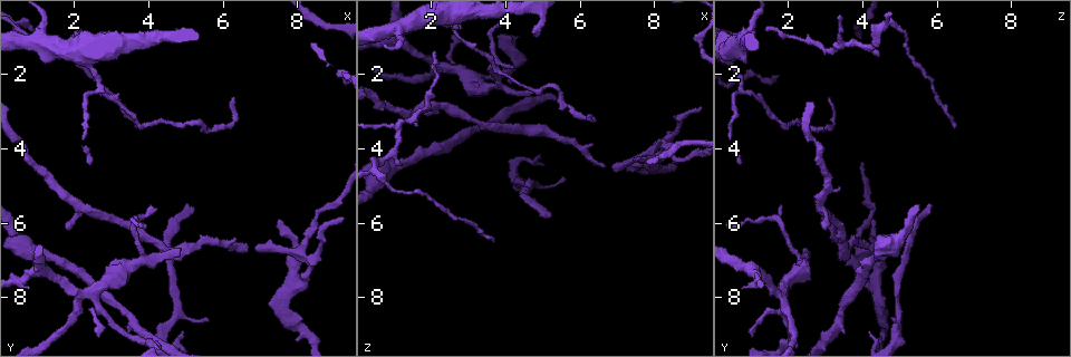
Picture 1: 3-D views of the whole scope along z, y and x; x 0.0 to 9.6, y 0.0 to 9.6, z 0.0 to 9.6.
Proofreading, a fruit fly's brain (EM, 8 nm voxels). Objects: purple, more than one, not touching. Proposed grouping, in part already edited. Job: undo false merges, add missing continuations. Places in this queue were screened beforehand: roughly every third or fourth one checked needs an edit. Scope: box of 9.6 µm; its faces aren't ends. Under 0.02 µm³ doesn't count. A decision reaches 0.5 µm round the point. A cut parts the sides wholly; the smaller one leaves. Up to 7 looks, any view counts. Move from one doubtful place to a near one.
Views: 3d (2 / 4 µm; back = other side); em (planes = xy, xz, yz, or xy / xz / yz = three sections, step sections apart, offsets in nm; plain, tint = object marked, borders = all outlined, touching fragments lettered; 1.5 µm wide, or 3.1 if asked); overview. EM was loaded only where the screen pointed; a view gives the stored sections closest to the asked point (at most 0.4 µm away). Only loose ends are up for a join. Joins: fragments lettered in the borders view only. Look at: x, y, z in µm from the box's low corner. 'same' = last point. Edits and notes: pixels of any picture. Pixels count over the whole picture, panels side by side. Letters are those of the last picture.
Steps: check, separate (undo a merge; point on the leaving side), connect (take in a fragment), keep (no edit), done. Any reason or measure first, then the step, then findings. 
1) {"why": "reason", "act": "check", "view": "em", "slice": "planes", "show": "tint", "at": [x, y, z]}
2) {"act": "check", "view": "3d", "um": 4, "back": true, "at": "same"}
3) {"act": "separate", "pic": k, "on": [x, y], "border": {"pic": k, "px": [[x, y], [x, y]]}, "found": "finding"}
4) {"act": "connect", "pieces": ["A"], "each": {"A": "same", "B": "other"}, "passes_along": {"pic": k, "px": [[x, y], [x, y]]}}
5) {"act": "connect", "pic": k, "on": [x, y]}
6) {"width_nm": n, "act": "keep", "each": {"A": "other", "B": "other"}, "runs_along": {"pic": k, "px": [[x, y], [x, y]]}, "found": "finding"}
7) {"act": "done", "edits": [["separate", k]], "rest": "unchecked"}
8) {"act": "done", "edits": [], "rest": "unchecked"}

{"why": "free end", "act": "check", "view": "3d", "um": 4, "at": [4.90, 6.70, 2.50]}

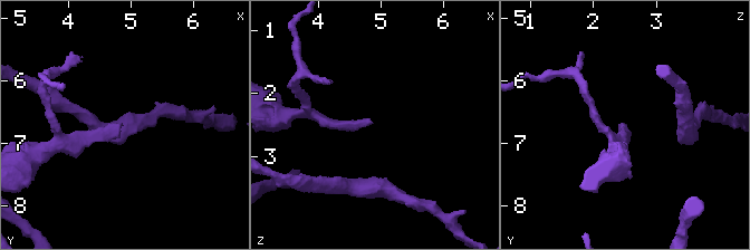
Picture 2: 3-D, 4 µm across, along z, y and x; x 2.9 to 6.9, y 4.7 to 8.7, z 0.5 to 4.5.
{"why": "shape alone is not enough", "act": "check", "view": "em", "slice": "planes", "show": "borders", "at": [4.85, 6.70, 2.45]}

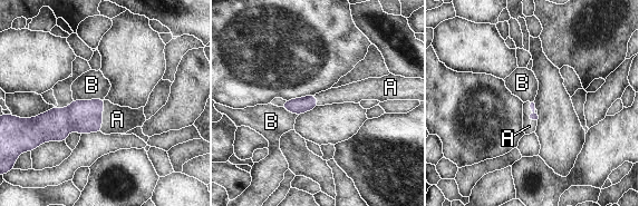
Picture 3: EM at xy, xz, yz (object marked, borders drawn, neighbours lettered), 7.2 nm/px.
{"act": "connect", "pieces": ["A"], "each": {"A": "same", "B": "other"}, "passes_along": {"pic": 3, "px": [[84, 117], [103, 116], [117, 119]]}, "found": "the neuron continues"}

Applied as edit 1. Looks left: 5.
{"act": "check", "view": "overview"}

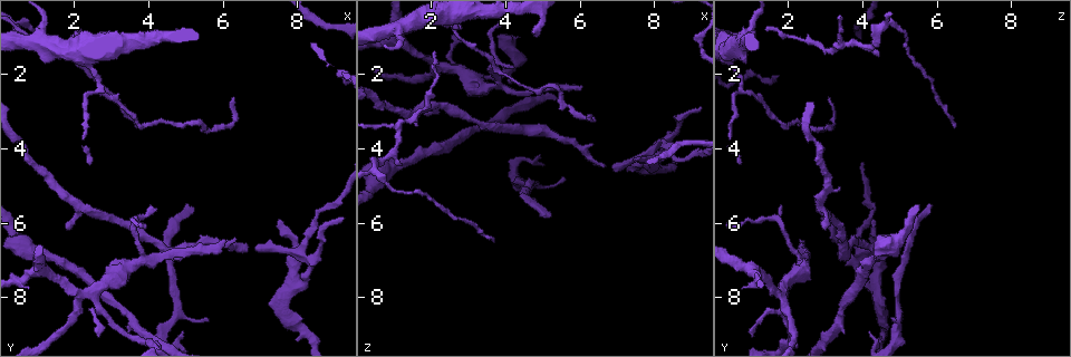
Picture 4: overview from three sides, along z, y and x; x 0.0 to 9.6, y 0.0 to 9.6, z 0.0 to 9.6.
{"why": "end of a long branch", "act": "check", "view": "em", "slice": "planes", "show": "plain", "at": [5.20, 5.50, 5.75]}

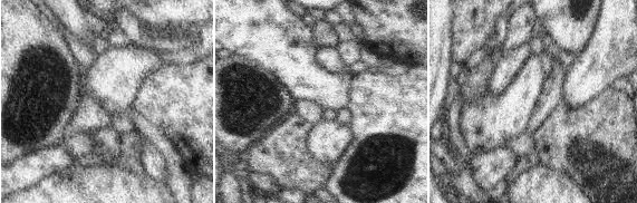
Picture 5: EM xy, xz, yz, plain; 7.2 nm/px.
{"why": "what lies round it", "act": "check", "view": "em", "slice": "planes", "show": "borders", "at": "same"}

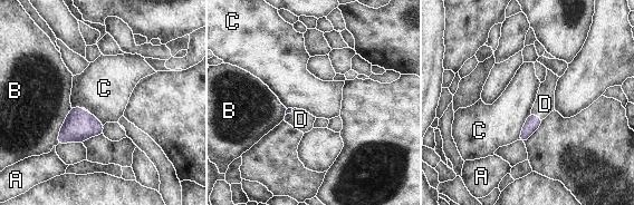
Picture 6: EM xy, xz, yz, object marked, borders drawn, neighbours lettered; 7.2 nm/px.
{"act": "connect", "pieces": ["D"], "each": {"A": "other", "B": "other", "C": "other", "D": "same"}, "passes_along": {"pic": 6, "px": [[532, 123], [537, 117], [545, 104]]}, "found": "it goes on there"}

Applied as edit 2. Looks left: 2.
{"act": "done", "edits": [["connect", 3], ["connect", 6]], "rest": "unchecked"}

